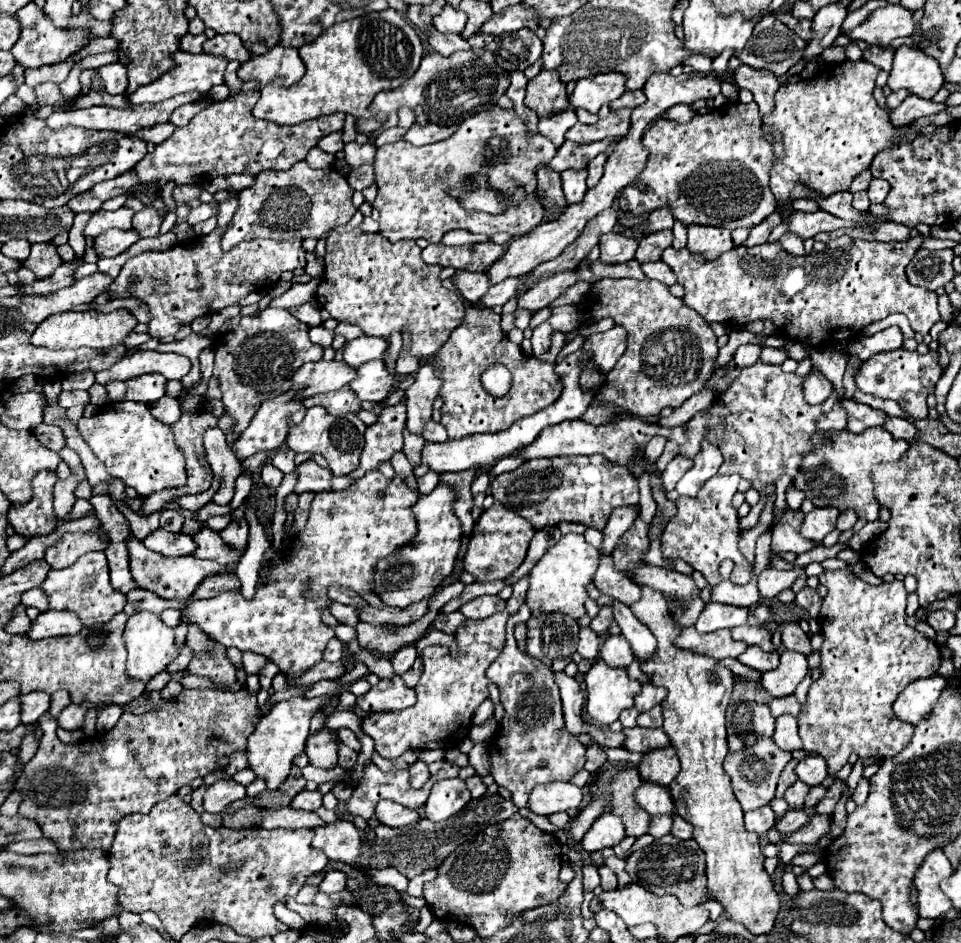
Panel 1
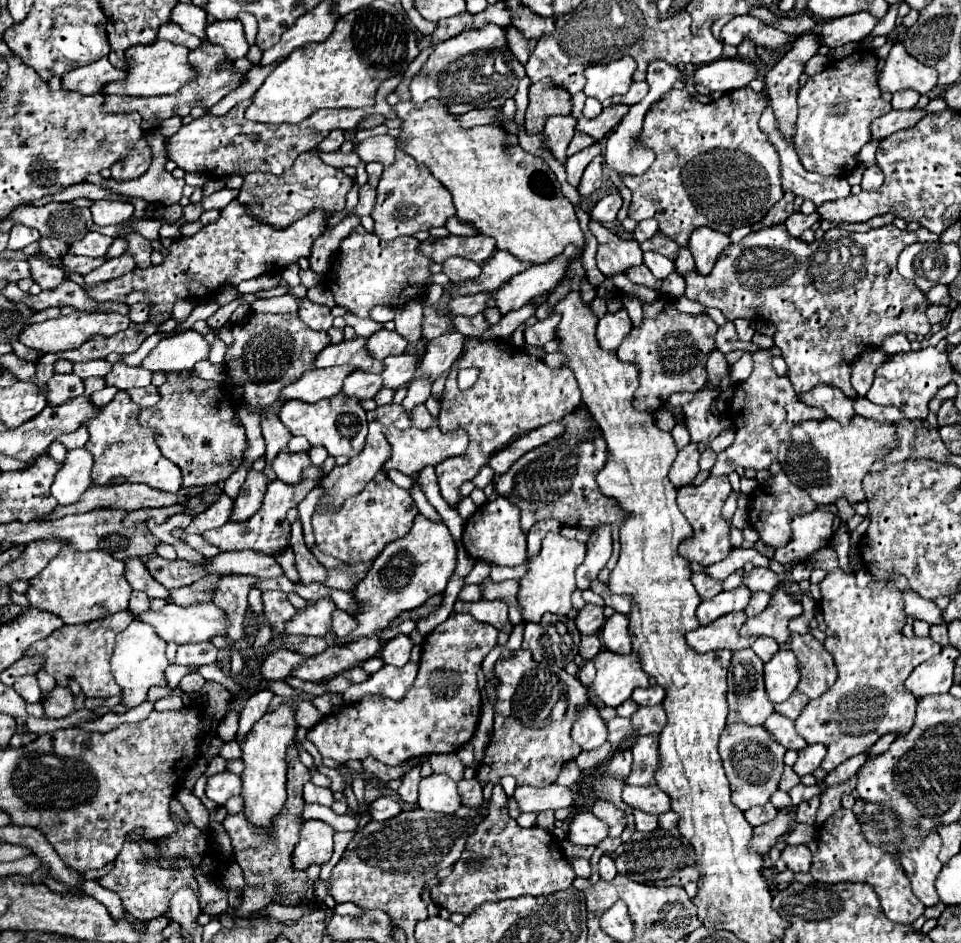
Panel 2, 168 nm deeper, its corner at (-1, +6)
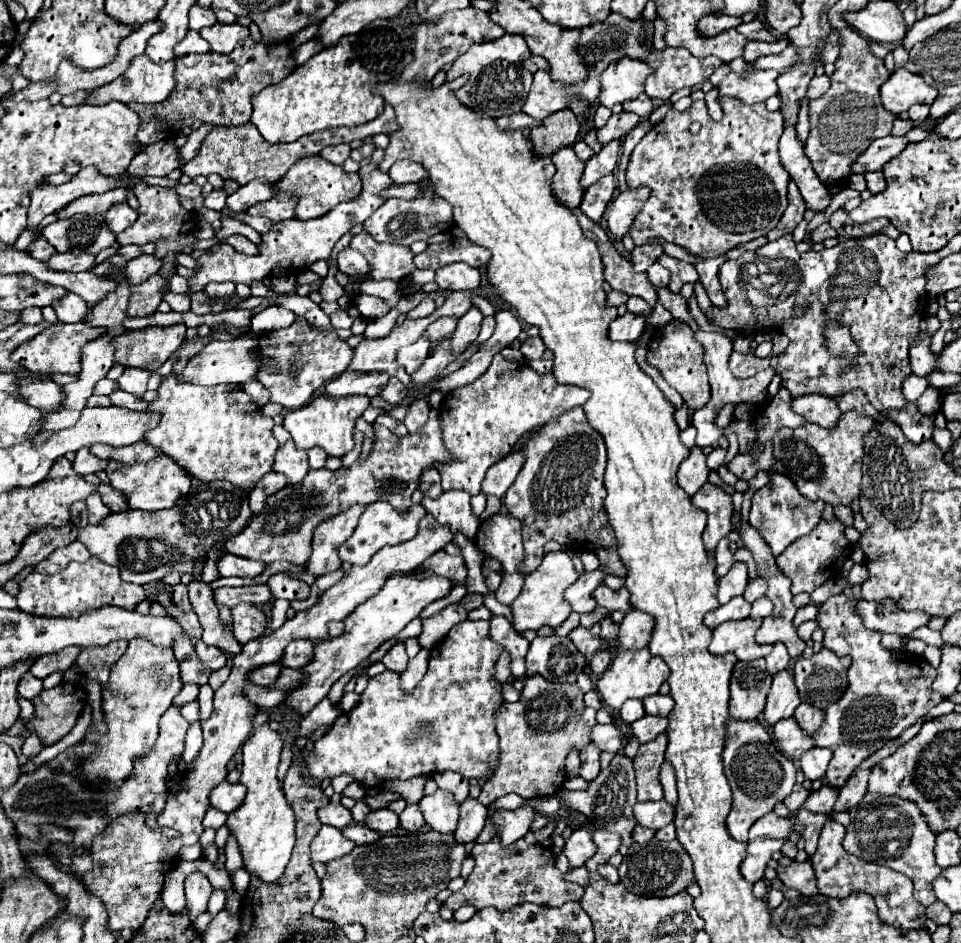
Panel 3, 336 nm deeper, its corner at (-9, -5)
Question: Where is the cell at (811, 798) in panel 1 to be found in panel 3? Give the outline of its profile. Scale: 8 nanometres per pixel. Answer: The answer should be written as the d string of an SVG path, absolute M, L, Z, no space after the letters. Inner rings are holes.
M799 809L797 811L797 821L801 821L805 825L805 831L801 833L801 837L805 839L805 851L811 857L817 849L817 839L819 839L819 833L821 833L825 821L827 821L827 815L811 813L807 809Z

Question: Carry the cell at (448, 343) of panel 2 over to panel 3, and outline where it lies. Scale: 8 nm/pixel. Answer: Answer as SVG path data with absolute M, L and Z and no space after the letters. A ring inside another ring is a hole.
M473 305L473 309L469 309L459 321L457 321L457 329L451 335L453 339L453 353L459 355L467 349L469 343L473 343L479 335L479 327L483 321L483 313L479 311L479 307Z

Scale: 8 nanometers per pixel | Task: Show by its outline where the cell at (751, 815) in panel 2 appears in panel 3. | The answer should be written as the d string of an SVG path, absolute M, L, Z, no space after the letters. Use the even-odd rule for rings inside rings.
M771 811L763 815L757 823L753 823L749 831L749 839L757 839L757 837L787 839L791 831L793 831L793 817L779 817Z

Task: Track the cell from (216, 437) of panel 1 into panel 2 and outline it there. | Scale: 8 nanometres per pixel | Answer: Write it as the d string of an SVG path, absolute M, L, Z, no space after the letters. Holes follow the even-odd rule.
M221 494L219 496L219 500L211 506L211 508L207 508L205 512L201 512L201 514L197 514L195 518L193 518L193 522L185 528L185 530L173 530L173 536L175 538L179 538L183 532L195 532L195 534L203 534L205 530L211 530L211 528L215 528L215 526L223 526L227 520L229 520L229 516L231 516L231 510L233 510L233 498L229 498L227 494Z

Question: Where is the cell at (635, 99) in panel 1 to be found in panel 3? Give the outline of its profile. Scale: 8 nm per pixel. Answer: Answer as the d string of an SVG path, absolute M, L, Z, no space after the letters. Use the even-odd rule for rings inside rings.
M641 93L637 99L623 103L623 109L625 109L625 111L633 111L633 113L637 113L641 119L645 119L645 117L649 117L651 111L653 111L653 101L649 99L649 95Z

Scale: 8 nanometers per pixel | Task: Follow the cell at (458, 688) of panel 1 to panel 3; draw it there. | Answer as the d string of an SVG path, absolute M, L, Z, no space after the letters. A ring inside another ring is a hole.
M463 621L459 623L457 627L453 627L449 631L449 635L437 645L431 649L431 659L429 659L429 669L425 673L425 677L417 683L417 687L413 689L413 693L405 693L401 689L401 679L399 679L399 673L393 673L389 669L385 669L381 675L377 677L371 677L369 679L369 685L367 689L361 693L361 701L357 707L353 707L349 713L341 713L337 717L337 721L331 725L331 729L327 731L327 735L323 735L321 739L315 741L315 747L311 751L303 749L301 757L303 757L303 763L305 763L305 775L309 775L313 779L313 783L321 783L323 779L333 779L337 775L351 775L355 777L355 781L365 787L365 789L379 789L383 783L387 781L393 781L393 779L399 779L399 781L407 781L411 777L417 777L417 775L433 775L433 773L443 773L443 771L455 771L455 773L461 773L463 777L467 779L481 779L481 777L491 777L493 771L497 769L499 765L499 737L495 733L495 713L497 709L503 705L503 695L501 695L501 683L495 679L495 663L499 659L499 655L503 653L503 647L497 645L491 635L489 635L489 621Z

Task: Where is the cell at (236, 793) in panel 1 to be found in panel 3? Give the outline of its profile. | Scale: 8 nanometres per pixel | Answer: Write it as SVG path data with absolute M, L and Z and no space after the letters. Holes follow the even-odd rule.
M223 781L221 785L217 785L209 795L211 807L223 813L235 811L243 799L245 799L245 787L241 783L229 783L229 781Z

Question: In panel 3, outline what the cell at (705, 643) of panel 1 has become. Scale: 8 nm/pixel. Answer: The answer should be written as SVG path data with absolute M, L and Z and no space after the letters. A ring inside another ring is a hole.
M741 619L741 621L729 621L721 623L713 631L713 641L711 641L711 651L715 655L725 655L733 653L741 661L753 661L759 657L765 657L771 653L771 645L759 645L755 641L755 633L761 627L761 619Z

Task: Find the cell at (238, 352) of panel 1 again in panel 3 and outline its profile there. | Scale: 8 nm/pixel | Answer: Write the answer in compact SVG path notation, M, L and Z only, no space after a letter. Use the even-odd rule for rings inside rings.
M297 317L287 329L271 331L259 337L259 345L263 367L257 377L263 387L271 391L271 401L281 403L285 409L299 409L307 405L313 393L329 383L329 379L333 379L335 375L341 375L353 359L353 349L347 345L347 341L339 339L335 333L321 333L319 329L313 329L301 317ZM293 363L297 363L299 367L297 375L289 375Z

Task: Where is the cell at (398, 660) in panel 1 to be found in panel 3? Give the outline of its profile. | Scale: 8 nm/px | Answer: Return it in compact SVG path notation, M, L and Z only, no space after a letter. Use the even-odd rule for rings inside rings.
M395 643L395 645L385 653L385 657L383 657L381 661L385 663L387 669L397 671L397 673L403 673L403 671L407 669L407 661L409 661L403 643Z

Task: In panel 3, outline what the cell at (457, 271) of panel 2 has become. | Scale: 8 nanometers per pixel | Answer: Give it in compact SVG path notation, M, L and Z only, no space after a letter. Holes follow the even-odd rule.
M453 263L435 271L435 283L443 291L465 291L477 289L481 283L481 275L475 267L465 263Z

